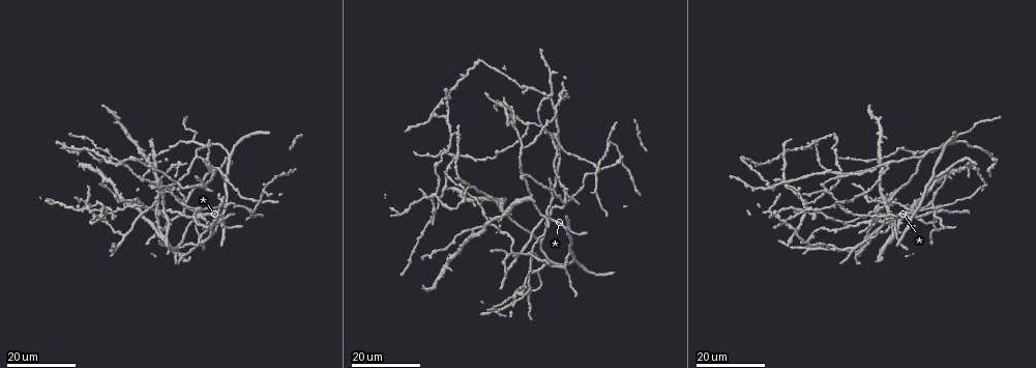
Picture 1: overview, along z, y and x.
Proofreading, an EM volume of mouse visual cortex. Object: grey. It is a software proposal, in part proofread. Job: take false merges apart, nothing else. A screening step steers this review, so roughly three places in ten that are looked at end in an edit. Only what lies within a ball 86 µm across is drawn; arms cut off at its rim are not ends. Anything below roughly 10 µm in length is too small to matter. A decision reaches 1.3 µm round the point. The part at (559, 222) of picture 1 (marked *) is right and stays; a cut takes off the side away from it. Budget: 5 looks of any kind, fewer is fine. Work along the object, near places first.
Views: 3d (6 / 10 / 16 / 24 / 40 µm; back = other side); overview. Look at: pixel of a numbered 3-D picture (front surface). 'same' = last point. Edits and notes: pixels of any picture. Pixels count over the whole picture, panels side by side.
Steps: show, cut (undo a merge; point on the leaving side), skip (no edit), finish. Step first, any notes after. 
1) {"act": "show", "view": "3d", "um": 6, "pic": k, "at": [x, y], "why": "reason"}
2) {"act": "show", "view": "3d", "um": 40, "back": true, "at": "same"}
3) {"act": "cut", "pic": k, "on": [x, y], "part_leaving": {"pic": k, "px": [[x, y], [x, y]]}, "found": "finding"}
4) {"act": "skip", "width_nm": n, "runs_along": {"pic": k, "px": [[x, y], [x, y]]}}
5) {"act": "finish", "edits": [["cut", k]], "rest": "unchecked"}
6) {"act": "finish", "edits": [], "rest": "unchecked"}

{"act": "show", "view": "3d", "um": 24, "pic": 1, "at": [567, 255]}

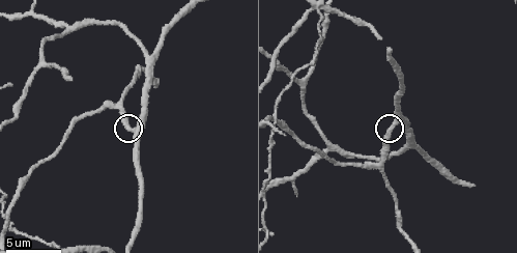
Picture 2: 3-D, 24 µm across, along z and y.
{"act": "show", "view": "3d", "um": 10, "pic": 2, "at": [393, 126]}

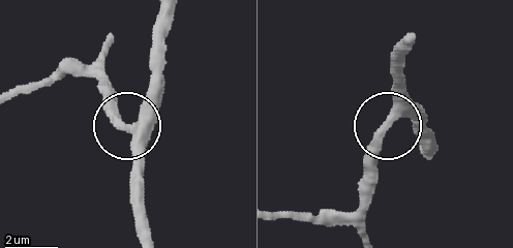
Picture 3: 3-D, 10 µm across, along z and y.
{"act": "show", "view": "3d", "um": 10, "back": true, "pic": 3, "at": [387, 120]}

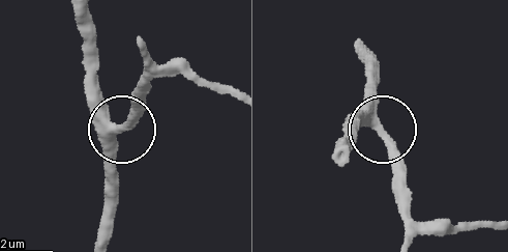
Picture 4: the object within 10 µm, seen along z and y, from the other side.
{"act": "skip", "side_arm_um": 17, "found": "one cell here"}

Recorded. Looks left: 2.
{"act": "show", "view": "3d", "um": 16, "pic": 1, "at": [527, 125]}

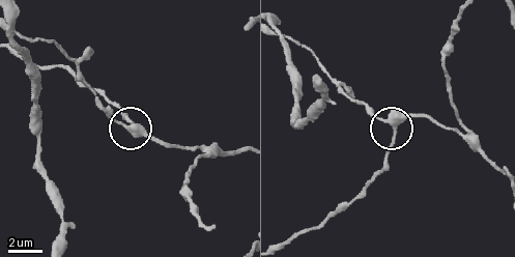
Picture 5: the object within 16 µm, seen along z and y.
{"act": "show", "view": "3d", "um": 10, "pic": 5, "at": [393, 128]}

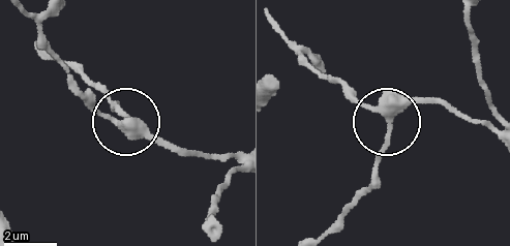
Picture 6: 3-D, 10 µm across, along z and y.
{"act": "skip", "arms": 3, "runs_along": {"pic": 6, "px": [[277, 30], [322, 74], [386, 121], [411, 105], [436, 103]]}, "found": "one cell here"}

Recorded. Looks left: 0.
{"act": "finish", "edits": [], "rest": "unchecked"}

